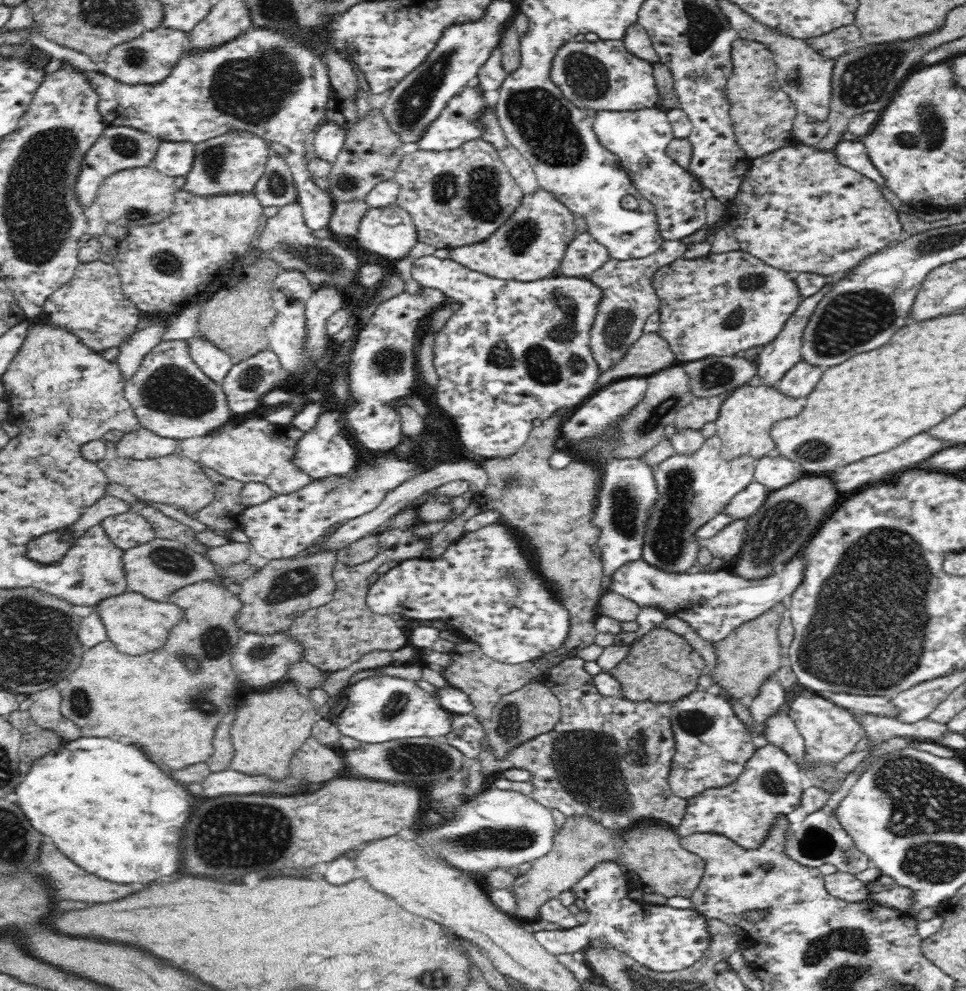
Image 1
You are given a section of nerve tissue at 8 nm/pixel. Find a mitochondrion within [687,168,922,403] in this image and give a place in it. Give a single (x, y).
(846, 317)

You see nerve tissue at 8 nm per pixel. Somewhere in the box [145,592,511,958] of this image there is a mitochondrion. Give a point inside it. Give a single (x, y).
(238, 832)

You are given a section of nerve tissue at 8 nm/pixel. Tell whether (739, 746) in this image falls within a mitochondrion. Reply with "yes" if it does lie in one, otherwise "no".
no

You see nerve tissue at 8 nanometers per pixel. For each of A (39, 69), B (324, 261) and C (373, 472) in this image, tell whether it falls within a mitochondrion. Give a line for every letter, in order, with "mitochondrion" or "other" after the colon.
A: other
B: mitochondrion
C: mitochondrion

